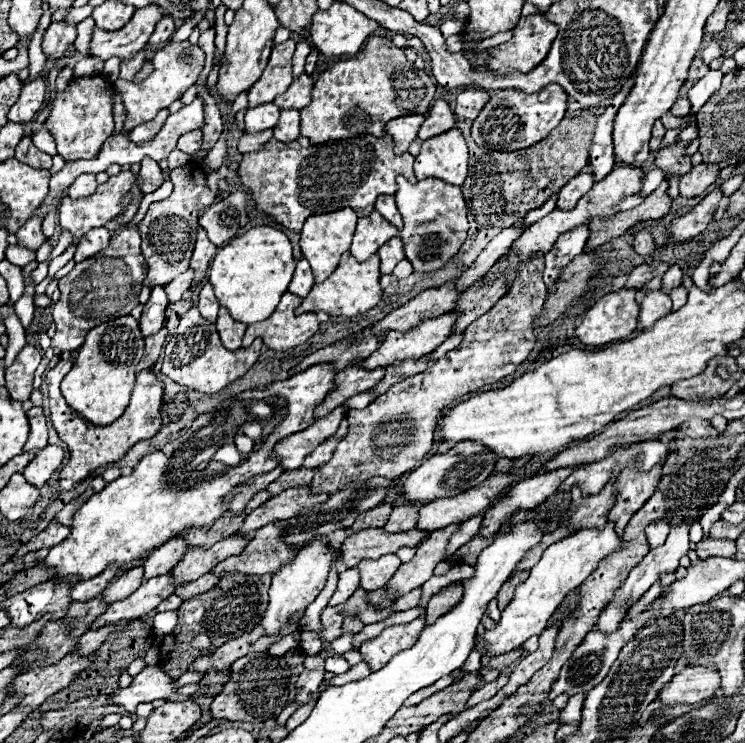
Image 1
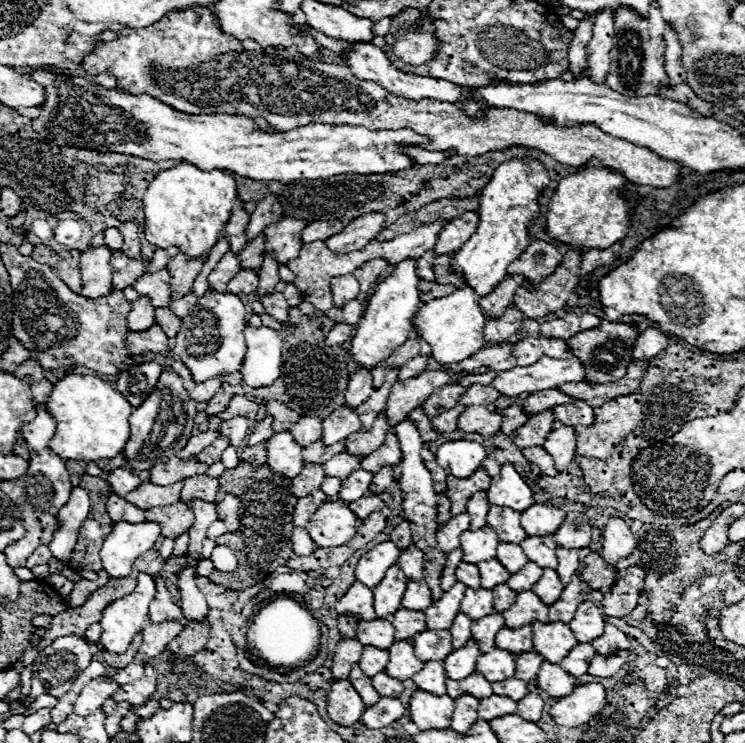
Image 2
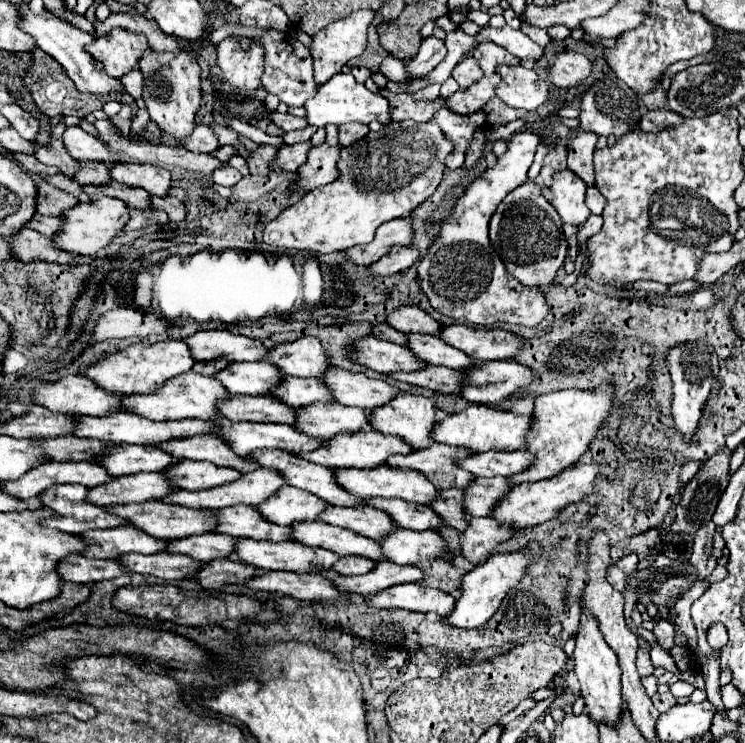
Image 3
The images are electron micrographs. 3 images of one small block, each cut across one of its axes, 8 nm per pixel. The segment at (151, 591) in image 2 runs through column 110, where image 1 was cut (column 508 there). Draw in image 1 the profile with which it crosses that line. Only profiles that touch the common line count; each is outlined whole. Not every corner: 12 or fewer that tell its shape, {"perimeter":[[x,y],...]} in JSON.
{"perimeter":[[614,524],[554,542],[516,586],[486,652],[542,634],[622,538]]}

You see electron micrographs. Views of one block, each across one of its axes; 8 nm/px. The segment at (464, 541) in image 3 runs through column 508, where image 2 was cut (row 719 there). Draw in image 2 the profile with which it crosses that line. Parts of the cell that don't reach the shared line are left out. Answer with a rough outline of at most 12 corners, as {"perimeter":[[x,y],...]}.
{"perimeter":[[528,692],[518,702],[516,714],[538,722],[544,702],[538,694]]}

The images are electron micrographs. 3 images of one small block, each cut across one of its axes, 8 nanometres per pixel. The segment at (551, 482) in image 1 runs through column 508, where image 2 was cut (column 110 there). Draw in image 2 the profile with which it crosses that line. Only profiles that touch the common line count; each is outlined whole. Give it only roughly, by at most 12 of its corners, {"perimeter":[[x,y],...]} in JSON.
{"perimeter":[[110,492],[106,510],[112,522],[142,522],[144,510]]}

